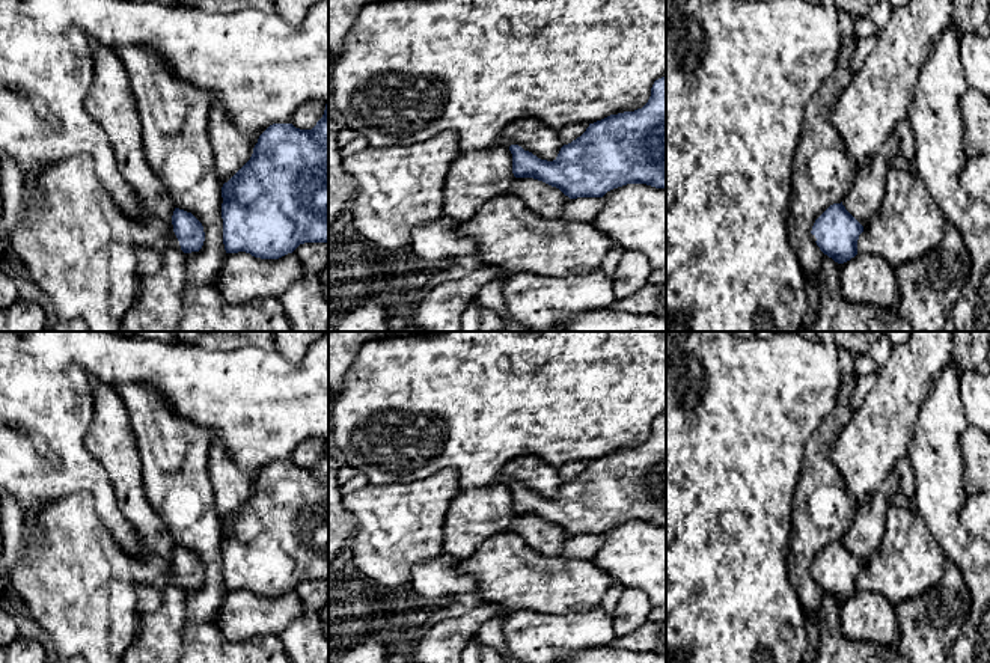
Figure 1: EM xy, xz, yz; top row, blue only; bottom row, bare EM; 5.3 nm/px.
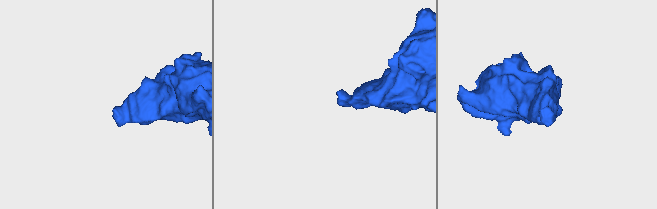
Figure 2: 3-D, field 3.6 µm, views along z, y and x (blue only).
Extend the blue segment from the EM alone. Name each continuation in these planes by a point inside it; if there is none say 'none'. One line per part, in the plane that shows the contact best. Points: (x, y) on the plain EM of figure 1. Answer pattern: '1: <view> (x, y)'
1: xy (80, 586)

